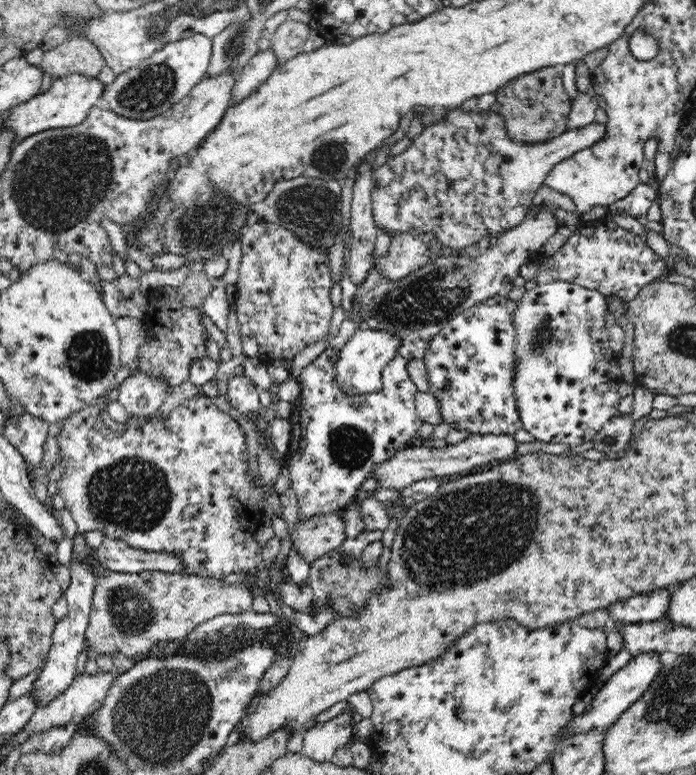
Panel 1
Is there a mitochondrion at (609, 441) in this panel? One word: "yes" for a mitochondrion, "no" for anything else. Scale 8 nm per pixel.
no

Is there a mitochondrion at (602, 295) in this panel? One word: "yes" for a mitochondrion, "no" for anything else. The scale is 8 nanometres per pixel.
no

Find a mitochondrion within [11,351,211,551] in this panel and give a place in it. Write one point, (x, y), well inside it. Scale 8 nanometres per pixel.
(134, 494)

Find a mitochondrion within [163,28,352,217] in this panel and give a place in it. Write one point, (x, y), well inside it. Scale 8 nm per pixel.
(329, 157)

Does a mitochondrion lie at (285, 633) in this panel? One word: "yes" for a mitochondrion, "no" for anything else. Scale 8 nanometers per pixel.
no

